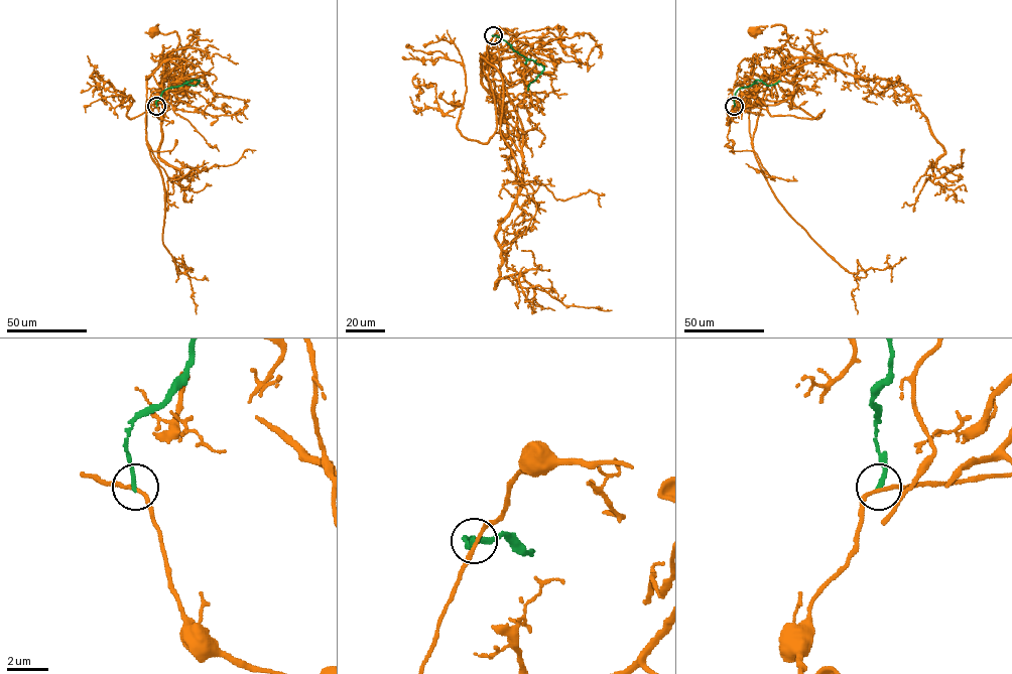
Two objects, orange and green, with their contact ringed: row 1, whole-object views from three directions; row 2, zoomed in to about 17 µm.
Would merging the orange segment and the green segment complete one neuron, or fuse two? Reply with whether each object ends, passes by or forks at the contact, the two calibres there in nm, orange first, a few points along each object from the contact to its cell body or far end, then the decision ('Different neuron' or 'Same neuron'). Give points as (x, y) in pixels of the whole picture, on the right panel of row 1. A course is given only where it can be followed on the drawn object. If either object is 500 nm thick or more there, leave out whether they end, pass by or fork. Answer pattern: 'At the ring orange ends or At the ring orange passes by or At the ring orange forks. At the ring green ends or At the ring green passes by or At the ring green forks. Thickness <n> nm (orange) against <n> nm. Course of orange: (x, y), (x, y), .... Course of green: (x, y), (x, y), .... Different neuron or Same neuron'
At the ring orange passes by. At the ring green ends. Thickness 170 nm (orange) against 240 nm. Course of orange: (734, 106), (748, 104), (752, 90), (772, 77), (827, 61), (793, 47), (783, 25), (754, 32). Course of green: (734, 106), (738, 89), (750, 86), (757, 80), (766, 86), (779, 81). Different neuron

